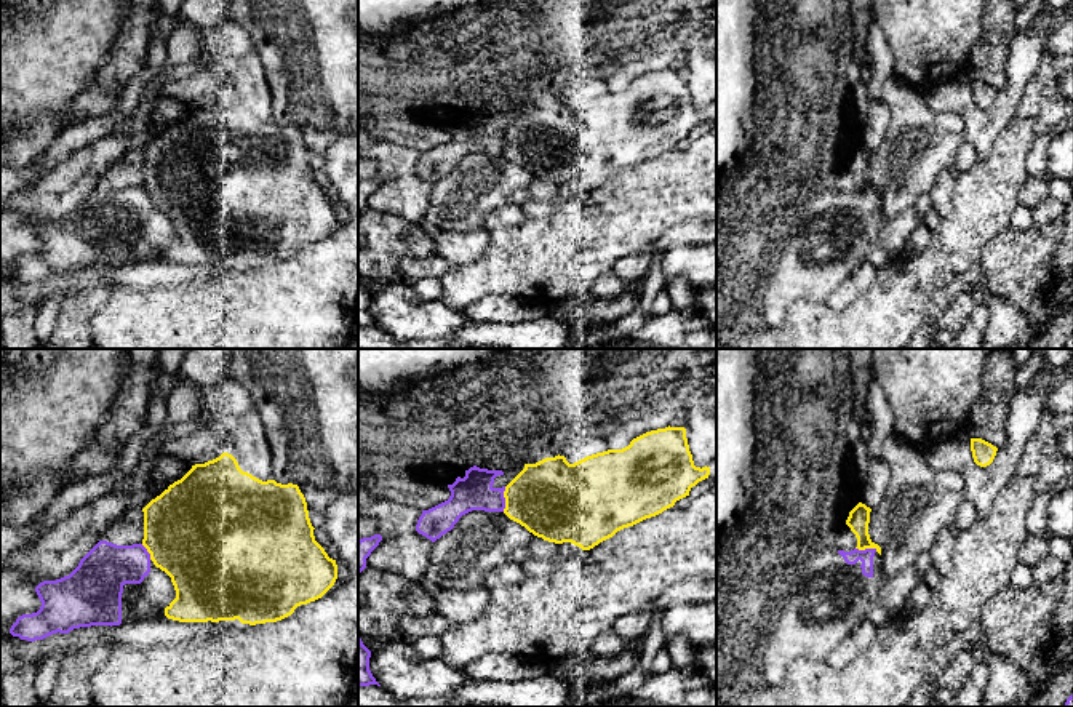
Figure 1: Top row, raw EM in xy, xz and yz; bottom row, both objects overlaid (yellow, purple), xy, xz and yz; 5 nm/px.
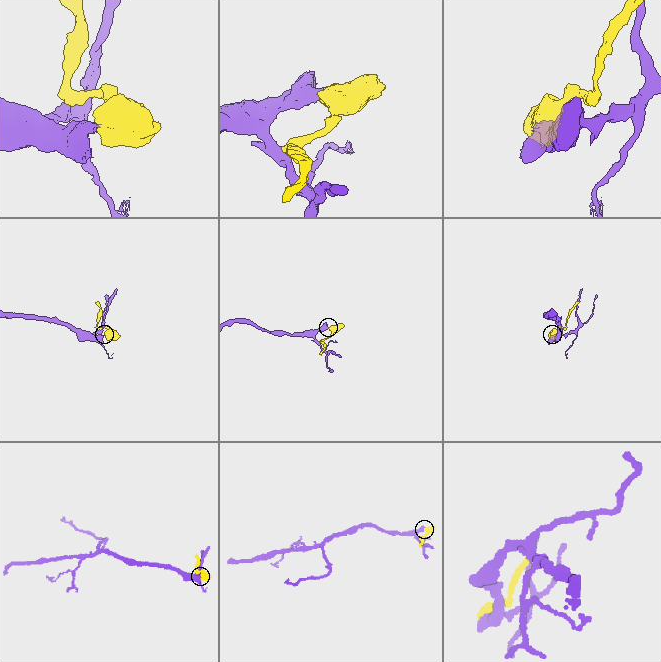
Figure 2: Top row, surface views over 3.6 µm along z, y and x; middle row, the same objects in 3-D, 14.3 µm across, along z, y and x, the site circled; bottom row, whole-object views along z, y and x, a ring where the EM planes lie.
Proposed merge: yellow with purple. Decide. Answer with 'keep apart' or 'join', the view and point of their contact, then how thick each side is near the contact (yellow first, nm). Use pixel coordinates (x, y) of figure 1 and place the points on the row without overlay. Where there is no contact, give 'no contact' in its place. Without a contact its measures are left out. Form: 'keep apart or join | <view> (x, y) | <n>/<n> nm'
keep apart | xz (506, 141) | 400/180 nm

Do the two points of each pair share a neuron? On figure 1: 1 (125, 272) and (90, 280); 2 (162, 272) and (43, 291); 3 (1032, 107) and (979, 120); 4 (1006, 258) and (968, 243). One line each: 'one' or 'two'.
1: one
2: one
3: two
4: two

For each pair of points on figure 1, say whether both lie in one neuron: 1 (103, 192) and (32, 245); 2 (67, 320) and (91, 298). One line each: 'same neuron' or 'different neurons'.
1: different neurons
2: same neuron

